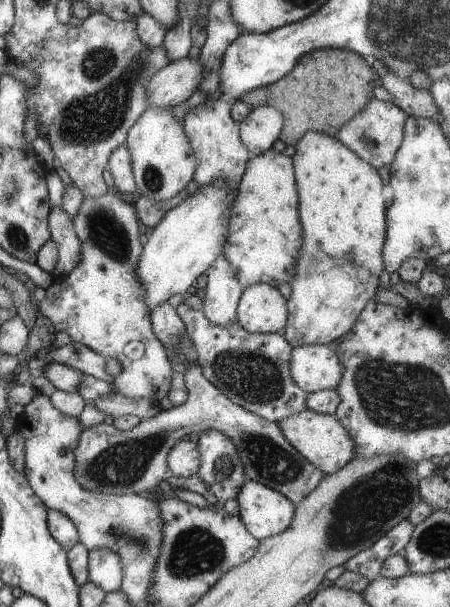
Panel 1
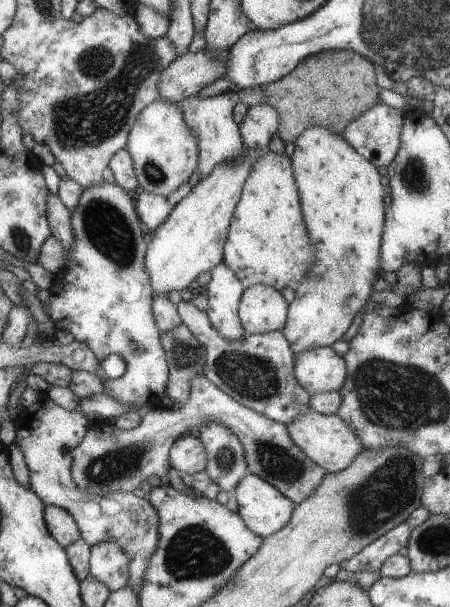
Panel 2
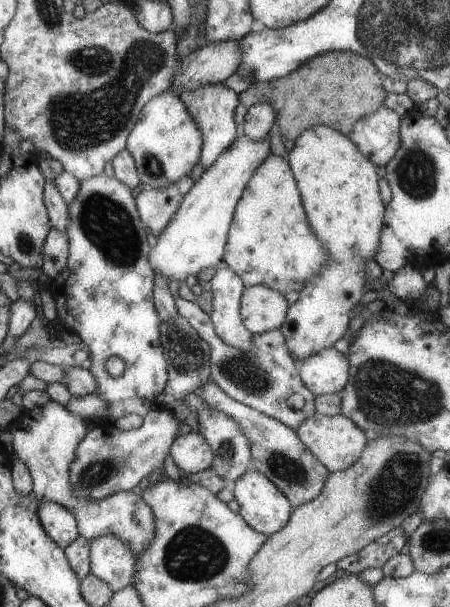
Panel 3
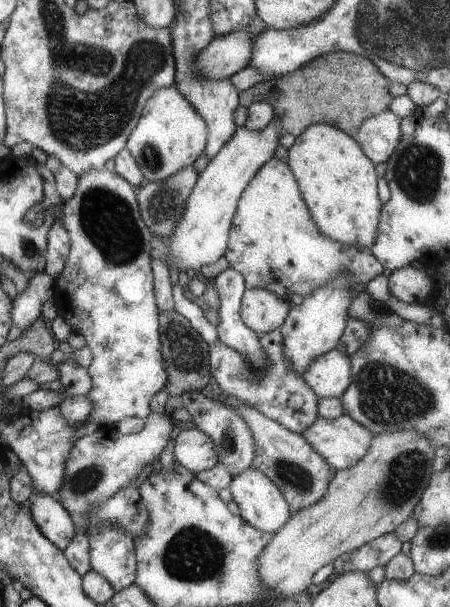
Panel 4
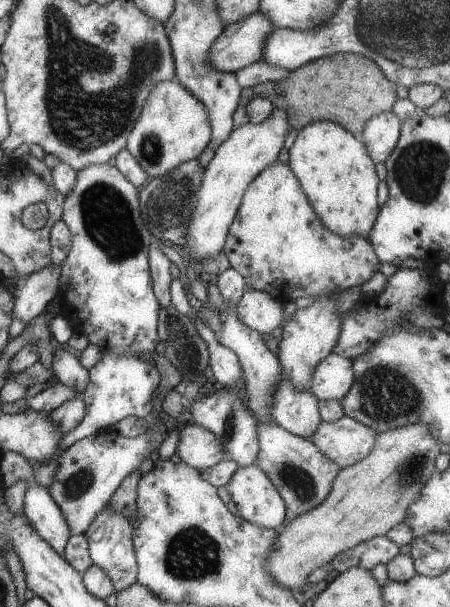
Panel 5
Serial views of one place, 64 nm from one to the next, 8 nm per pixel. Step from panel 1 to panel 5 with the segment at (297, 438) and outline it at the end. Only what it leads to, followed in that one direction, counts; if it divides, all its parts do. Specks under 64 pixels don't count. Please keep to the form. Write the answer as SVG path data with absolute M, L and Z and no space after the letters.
M348 415L334 422L322 421L310 439L330 460L344 468L366 458L377 432Z

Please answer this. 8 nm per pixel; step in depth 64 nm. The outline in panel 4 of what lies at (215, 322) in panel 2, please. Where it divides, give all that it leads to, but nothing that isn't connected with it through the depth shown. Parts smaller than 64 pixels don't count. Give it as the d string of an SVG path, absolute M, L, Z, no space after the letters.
M228 267L215 278L214 287L219 294L221 302L218 312L220 316L220 323L217 327L219 339L226 346L233 348L236 352L238 352L238 354L241 354L252 367L255 367L256 369L261 367L264 369L267 366L267 356L263 351L262 345L260 344L260 335L242 322L239 313L241 300L247 289L245 287L245 278L239 272L236 272L236 270L232 267Z

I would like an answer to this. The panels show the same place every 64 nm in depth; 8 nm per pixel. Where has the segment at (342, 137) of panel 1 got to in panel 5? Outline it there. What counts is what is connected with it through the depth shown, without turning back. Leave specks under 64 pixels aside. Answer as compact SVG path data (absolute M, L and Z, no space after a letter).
M393 111L373 115L364 125L361 136L370 158L378 164L385 162L394 150L401 133L401 118Z

